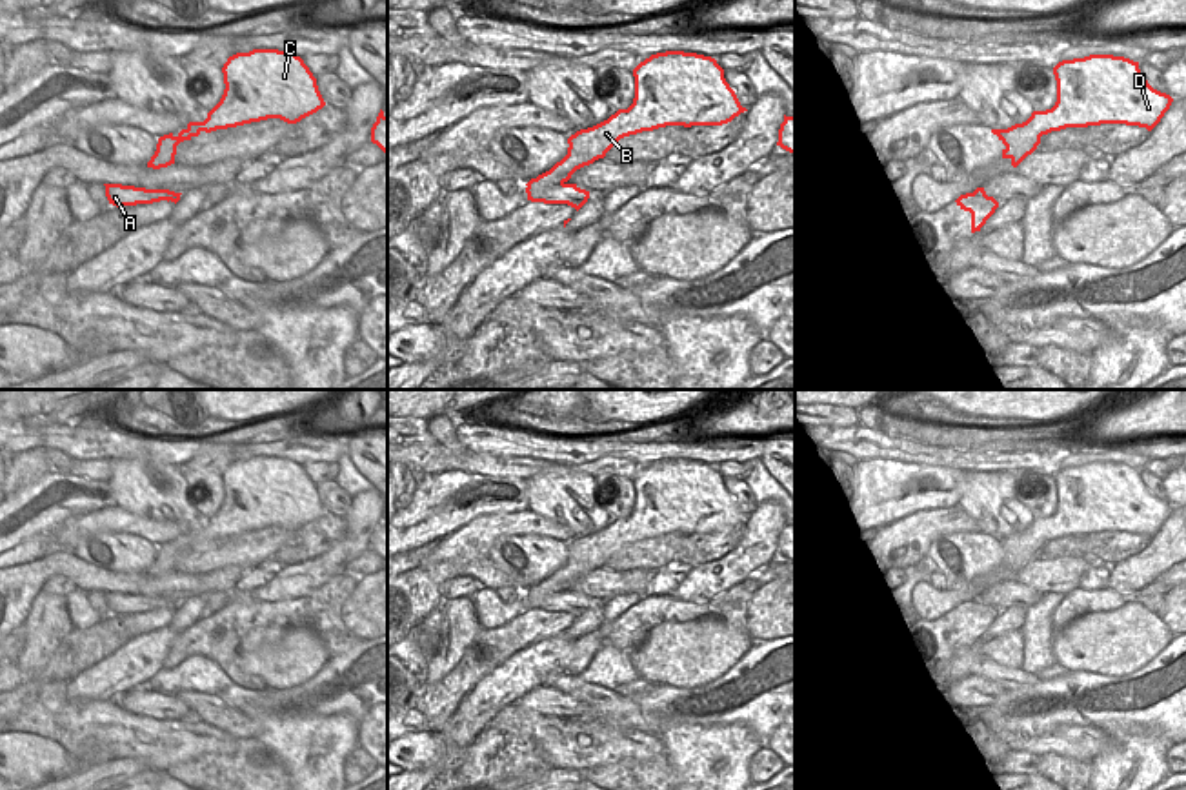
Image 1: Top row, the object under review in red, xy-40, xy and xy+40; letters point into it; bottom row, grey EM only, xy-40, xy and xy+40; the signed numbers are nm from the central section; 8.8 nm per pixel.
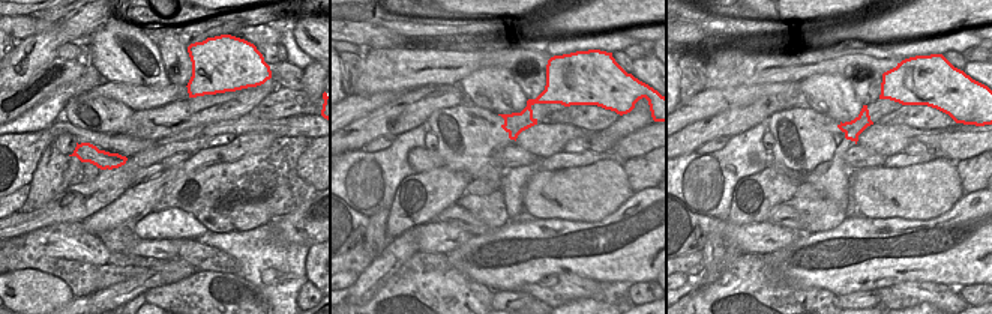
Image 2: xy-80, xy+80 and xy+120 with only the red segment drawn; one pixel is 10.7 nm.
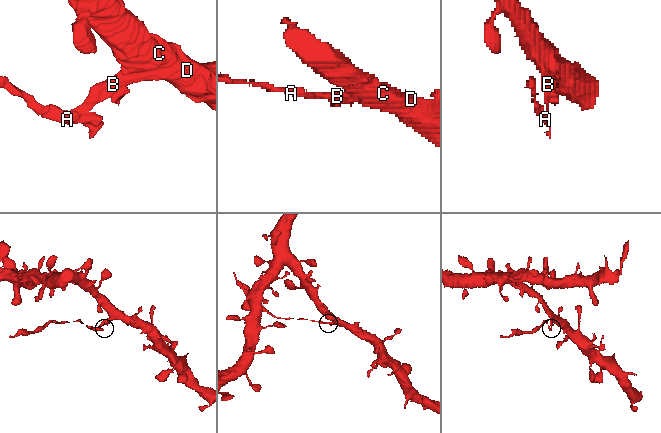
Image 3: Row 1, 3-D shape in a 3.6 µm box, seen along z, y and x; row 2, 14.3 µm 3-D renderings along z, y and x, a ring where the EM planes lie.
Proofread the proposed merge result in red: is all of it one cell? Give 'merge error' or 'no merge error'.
merge error

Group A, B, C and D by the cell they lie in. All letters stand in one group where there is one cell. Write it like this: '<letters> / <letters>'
A / B C D

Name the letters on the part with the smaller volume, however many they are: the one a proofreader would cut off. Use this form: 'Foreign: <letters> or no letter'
Foreign: A

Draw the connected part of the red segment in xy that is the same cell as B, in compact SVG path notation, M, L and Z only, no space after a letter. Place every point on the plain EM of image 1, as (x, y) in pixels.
M684 459L657 461L640 470L633 484L633 511L571 542L568 562L546 579L548 595L568 590L577 577L604 566L624 544L666 533L722 533L748 519L711 464Z

